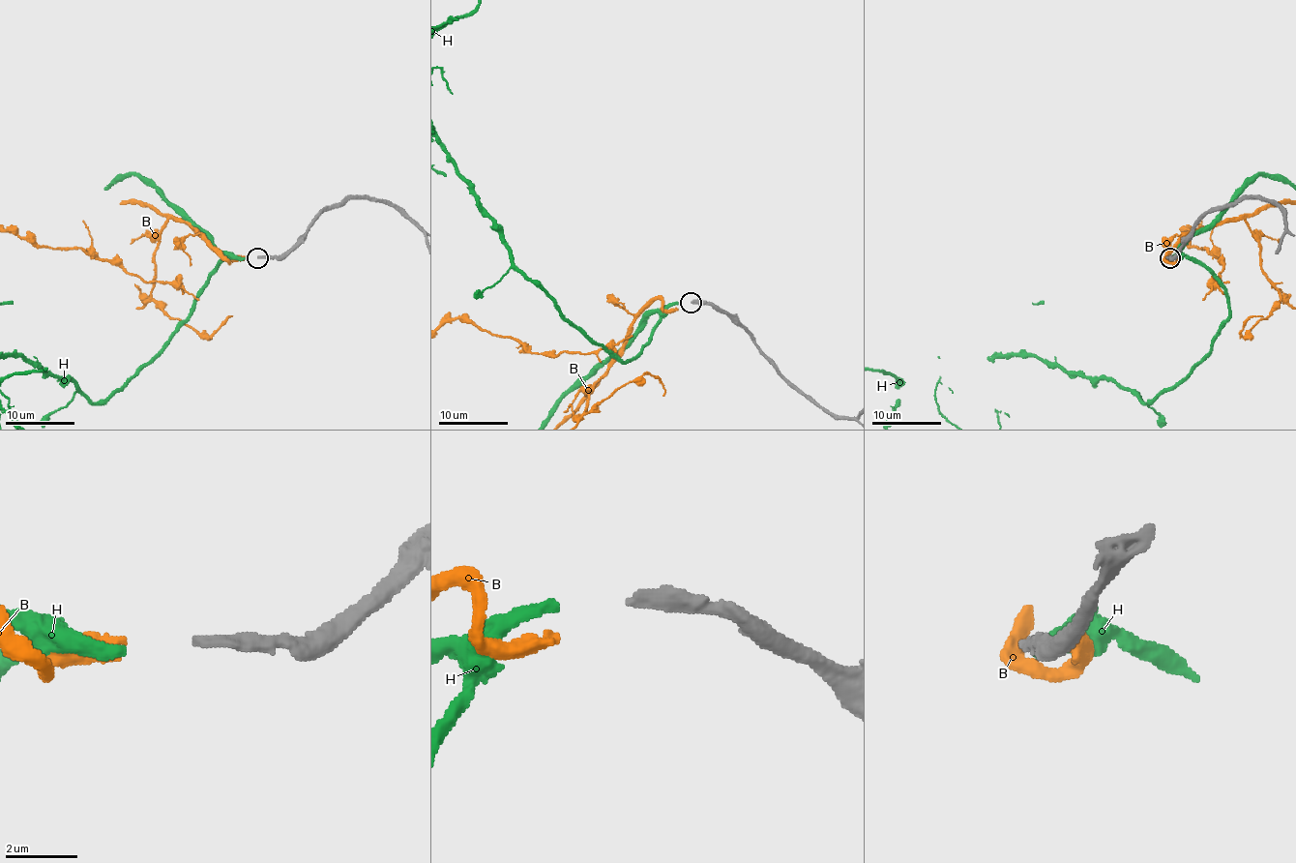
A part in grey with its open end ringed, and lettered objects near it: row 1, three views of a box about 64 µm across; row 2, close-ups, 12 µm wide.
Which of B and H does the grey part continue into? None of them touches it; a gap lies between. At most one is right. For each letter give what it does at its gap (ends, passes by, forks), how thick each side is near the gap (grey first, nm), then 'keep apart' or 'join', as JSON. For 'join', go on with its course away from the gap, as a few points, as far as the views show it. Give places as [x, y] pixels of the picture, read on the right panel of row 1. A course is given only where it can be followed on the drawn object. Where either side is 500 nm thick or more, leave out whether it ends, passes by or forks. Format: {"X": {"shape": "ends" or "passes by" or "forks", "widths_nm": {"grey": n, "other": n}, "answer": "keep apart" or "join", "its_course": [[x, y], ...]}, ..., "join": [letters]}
{"B": {"shape": "ends", "widths_nm": {"grey": 320, "other": 360}, "answer": "keep apart"}, "H": {"shape": "ends", "widths_nm": {"grey": 320, "other": 320}, "answer": "join"}, "join": ["H"]}

